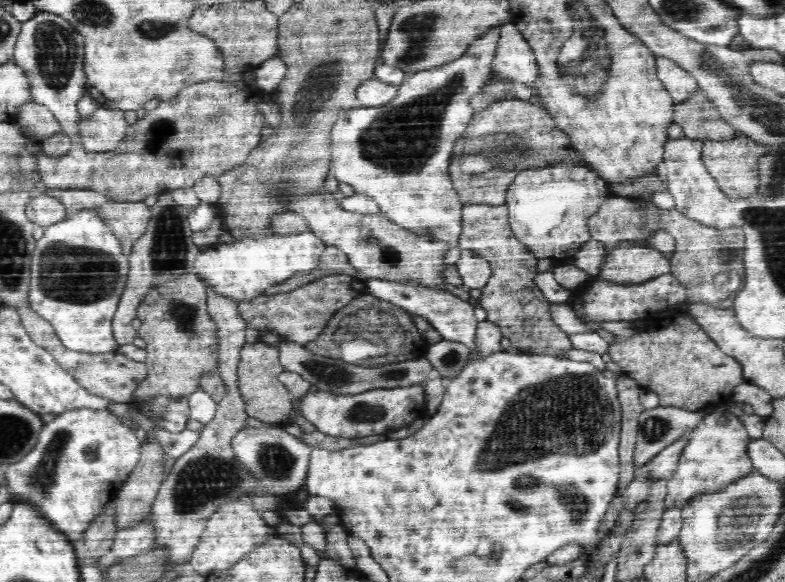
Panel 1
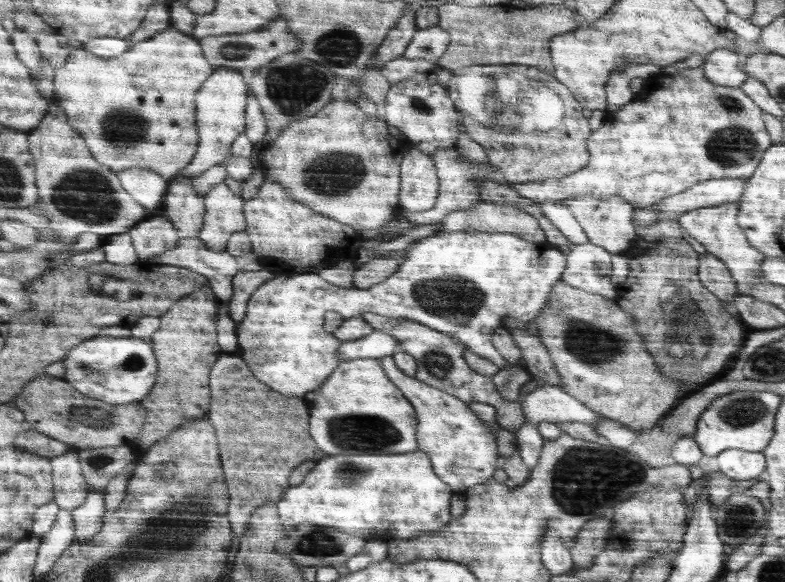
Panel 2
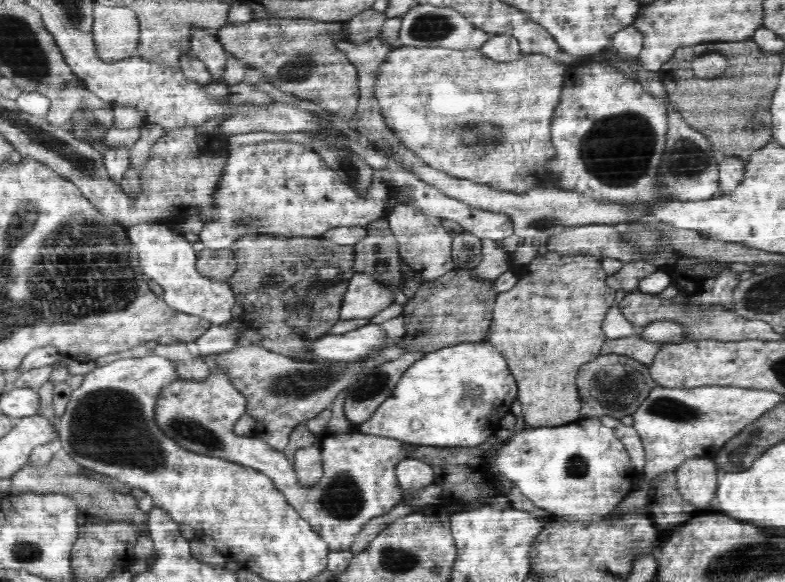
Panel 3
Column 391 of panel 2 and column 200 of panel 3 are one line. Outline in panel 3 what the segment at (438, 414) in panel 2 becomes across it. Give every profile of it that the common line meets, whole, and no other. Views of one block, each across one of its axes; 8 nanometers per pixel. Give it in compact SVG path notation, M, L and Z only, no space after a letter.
M168 344L168 346L156 346L157 356L160 356L170 363L174 363L177 376L180 379L204 380L211 371L202 355L196 356L188 350L188 344Z

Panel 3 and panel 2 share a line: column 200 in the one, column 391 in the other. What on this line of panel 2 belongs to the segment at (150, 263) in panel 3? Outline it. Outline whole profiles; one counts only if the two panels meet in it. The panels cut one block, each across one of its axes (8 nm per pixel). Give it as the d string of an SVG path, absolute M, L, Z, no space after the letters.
M444 232L413 241L404 250L405 256L399 270L386 277L386 280L365 289L338 287L328 283L317 273L277 275L252 294L246 318L242 324L237 324L238 356L243 358L248 369L260 381L268 384L270 389L284 396L303 398L306 393L320 389L341 364L336 351L340 349L342 342L325 332L324 314L333 310L344 319L349 319L370 311L380 316L414 320L438 329L439 332L451 334L452 338L464 342L468 351L490 360L499 370L511 370L515 365L508 363L495 348L494 333L496 328L502 326L504 319L518 318L526 324L532 323L543 311L555 284L562 279L567 268L567 256L551 245L546 240L535 243L503 232Z

